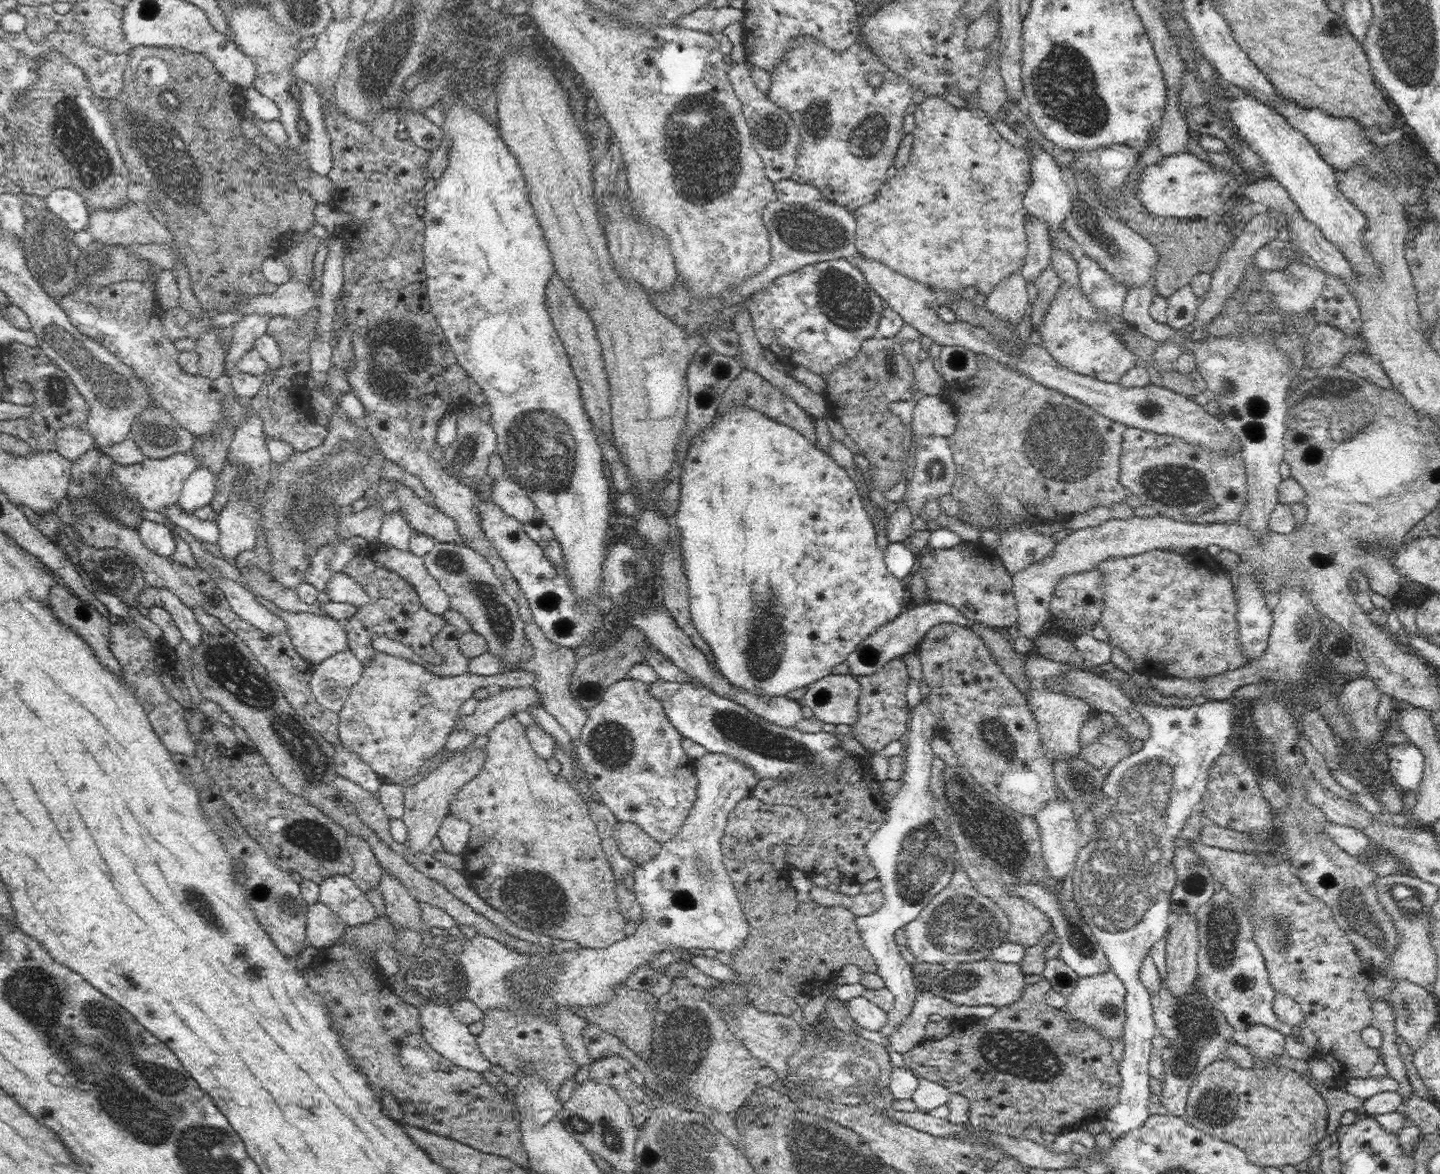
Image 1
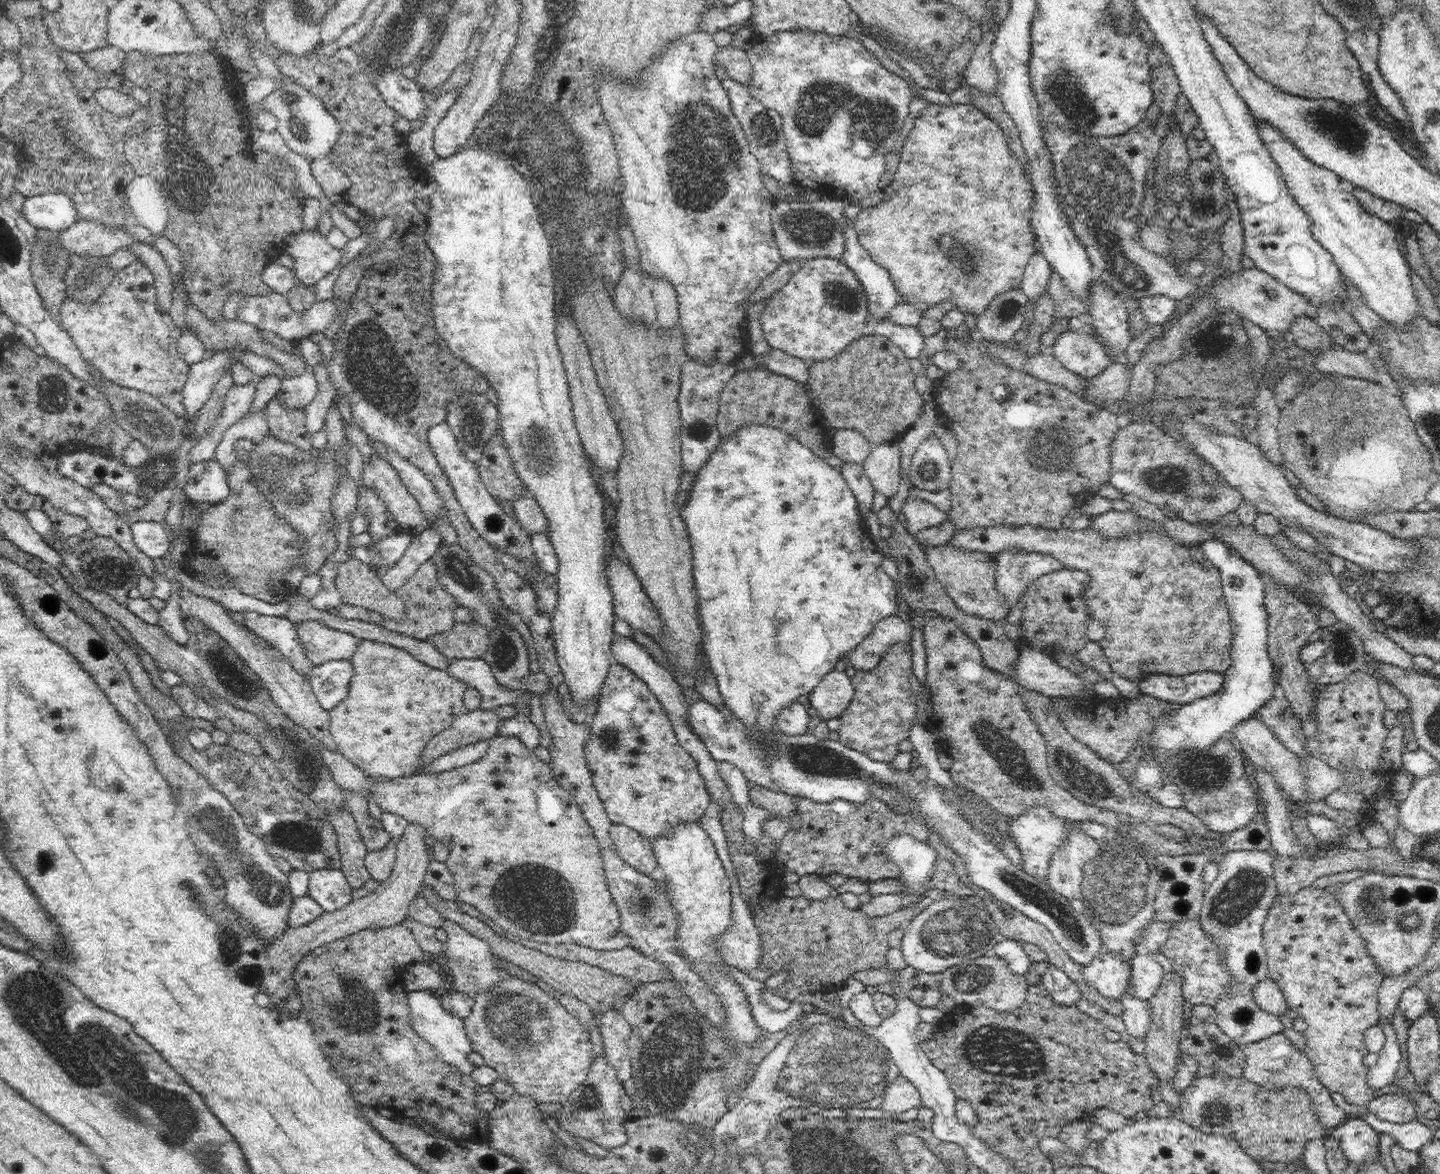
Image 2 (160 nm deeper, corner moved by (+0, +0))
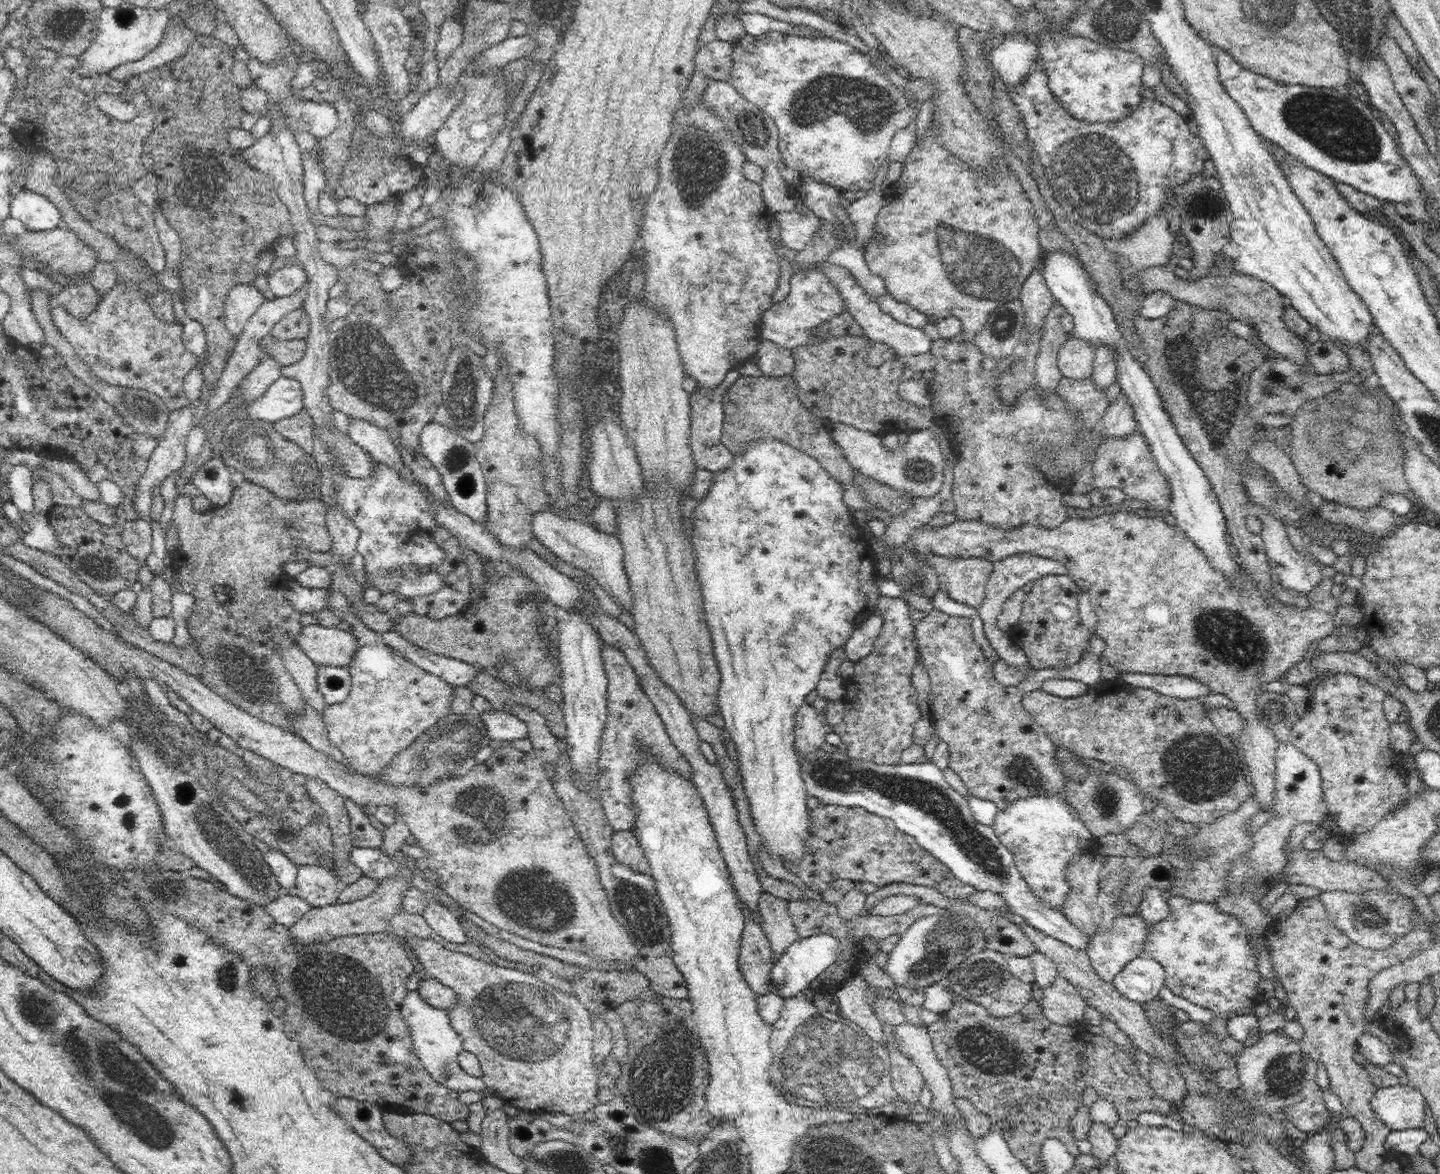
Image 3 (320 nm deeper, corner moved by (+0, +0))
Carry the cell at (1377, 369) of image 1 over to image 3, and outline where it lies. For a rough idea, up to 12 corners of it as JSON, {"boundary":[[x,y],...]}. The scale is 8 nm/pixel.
{"boundary":[[1334,341],[1312,343],[1307,357],[1317,374],[1351,369]]}

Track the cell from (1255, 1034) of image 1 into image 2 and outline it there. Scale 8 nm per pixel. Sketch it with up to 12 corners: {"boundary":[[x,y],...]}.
{"boundary":[[1283,1033],[1242,1046],[1242,1076],[1262,1089],[1304,1089],[1325,1130],[1349,1115],[1309,1057]]}

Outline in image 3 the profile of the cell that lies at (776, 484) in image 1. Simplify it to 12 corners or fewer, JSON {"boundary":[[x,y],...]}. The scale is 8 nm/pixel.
{"boundary":[[756,438],[694,503],[718,706],[761,844],[804,856],[796,712],[878,613],[816,459]]}

